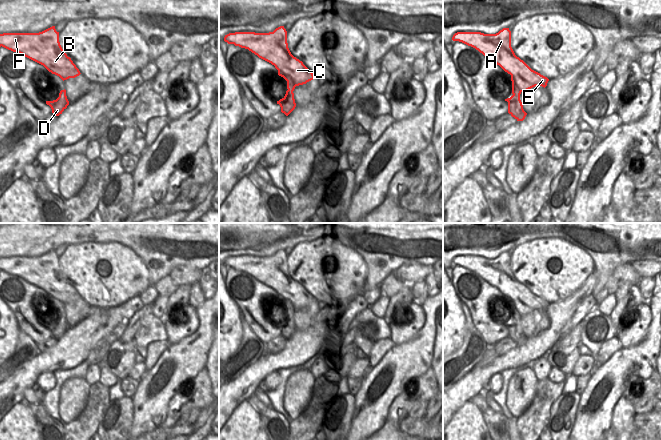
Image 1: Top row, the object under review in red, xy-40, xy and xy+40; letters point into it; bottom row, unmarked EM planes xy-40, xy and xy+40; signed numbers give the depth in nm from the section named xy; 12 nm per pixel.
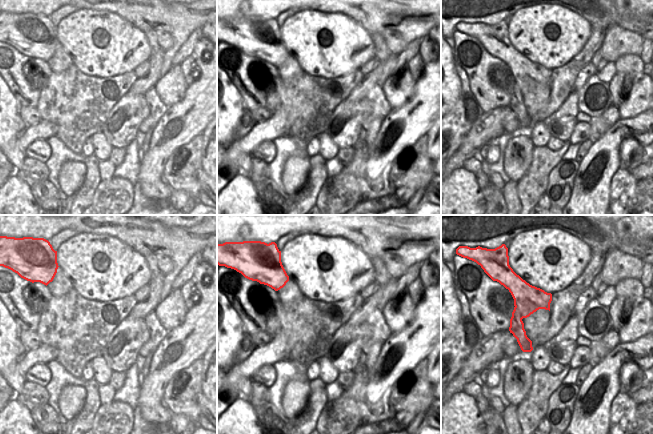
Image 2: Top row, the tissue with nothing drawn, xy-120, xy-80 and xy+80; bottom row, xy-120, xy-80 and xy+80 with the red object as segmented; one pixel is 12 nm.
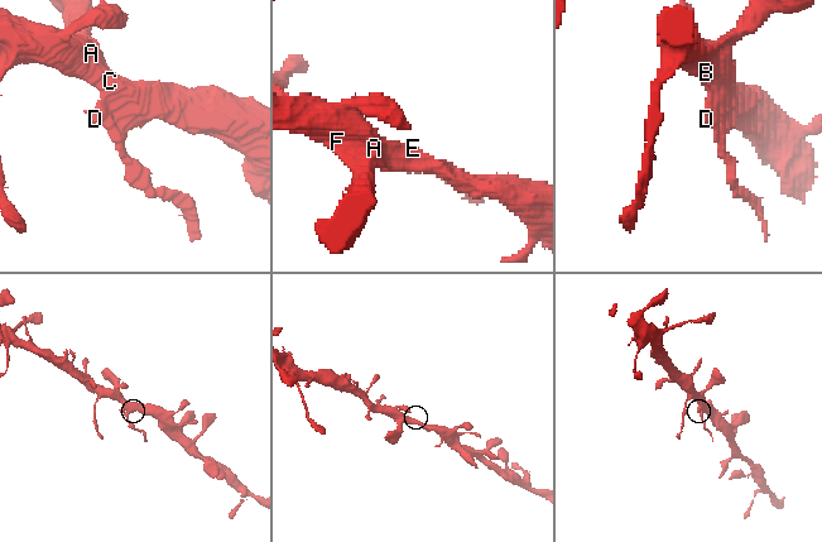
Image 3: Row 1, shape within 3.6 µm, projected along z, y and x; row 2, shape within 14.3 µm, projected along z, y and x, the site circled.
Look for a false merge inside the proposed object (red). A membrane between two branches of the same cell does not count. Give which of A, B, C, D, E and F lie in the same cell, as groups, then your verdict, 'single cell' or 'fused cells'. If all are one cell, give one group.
A B C E F / D | fused cells

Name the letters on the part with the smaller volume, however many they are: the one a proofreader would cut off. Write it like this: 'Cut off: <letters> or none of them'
Cut off: D

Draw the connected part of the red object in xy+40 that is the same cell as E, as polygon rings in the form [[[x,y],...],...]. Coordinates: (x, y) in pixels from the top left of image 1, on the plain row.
[[[503,252],[496,258],[457,256],[453,259],[452,264],[475,272],[510,298],[513,319],[516,319],[518,314],[525,316],[535,310],[544,312],[547,310],[549,305],[547,301],[532,294],[515,279],[511,271],[511,255],[509,252]]]

